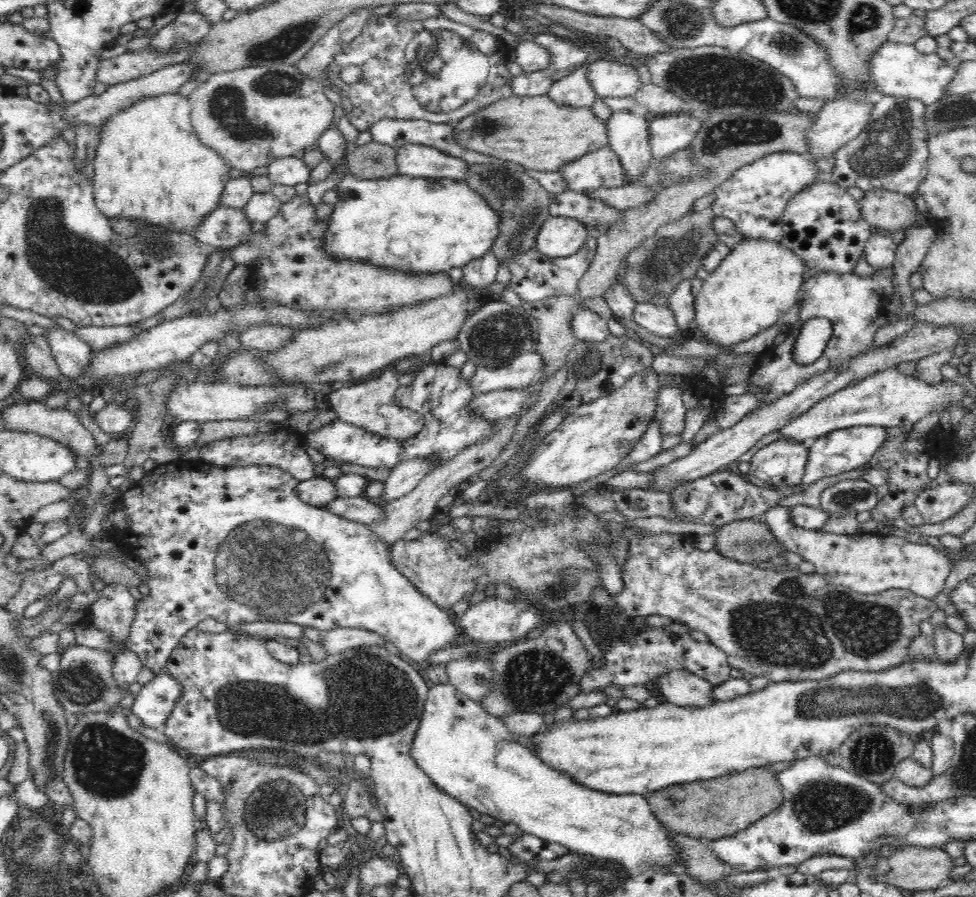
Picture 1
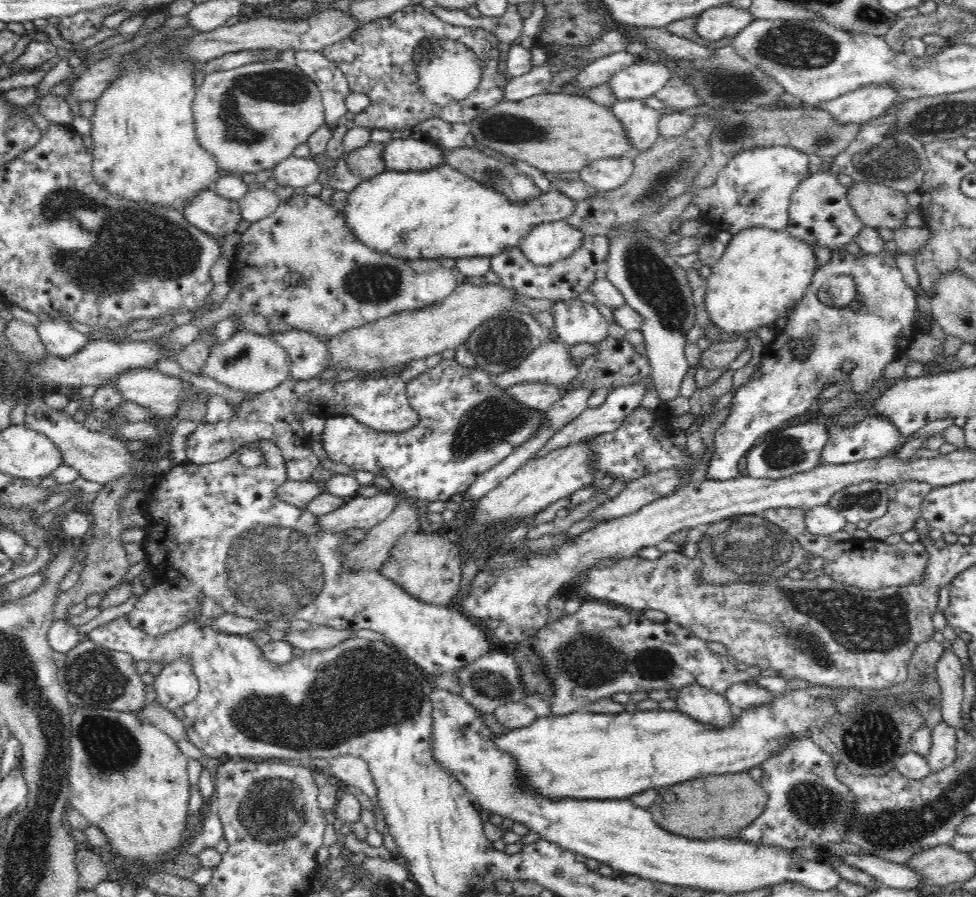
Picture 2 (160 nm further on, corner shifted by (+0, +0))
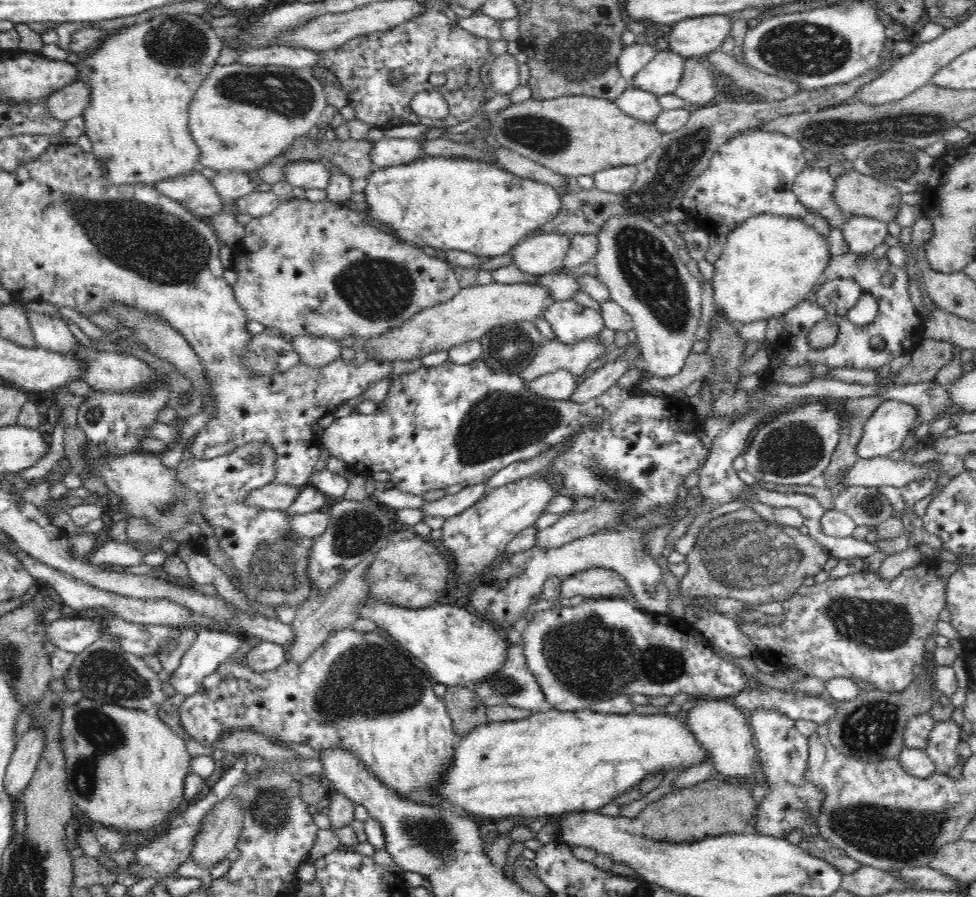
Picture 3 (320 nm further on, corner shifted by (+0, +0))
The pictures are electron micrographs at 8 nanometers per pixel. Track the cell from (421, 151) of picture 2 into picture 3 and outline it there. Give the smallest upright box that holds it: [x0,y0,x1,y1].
[369,138,426,168]

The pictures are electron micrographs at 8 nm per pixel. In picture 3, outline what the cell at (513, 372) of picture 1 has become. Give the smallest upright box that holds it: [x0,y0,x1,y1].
[520,335,608,383]

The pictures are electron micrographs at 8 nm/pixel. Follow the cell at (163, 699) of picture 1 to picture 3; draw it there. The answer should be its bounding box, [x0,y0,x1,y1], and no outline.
[168,627,243,697]

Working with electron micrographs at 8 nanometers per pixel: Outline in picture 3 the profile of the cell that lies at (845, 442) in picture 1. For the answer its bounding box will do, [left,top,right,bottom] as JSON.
[856,400,918,459]

